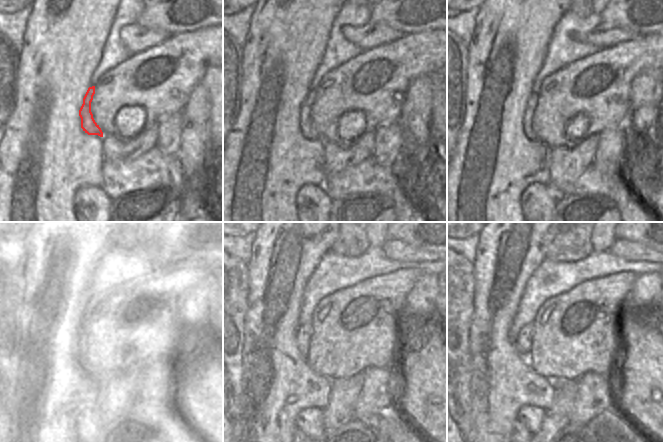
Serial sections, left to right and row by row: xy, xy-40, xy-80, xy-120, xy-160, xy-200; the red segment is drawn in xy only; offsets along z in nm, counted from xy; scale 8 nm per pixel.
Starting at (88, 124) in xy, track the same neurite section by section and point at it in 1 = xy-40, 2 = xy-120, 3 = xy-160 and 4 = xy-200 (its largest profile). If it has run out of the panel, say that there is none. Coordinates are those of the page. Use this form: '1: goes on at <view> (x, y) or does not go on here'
1: goes on at xy-40 (306, 123)
2: goes on at xy-120 (82, 330)
3: goes on at xy-160 (303, 337)
4: goes on at xy-200 (524, 340)

